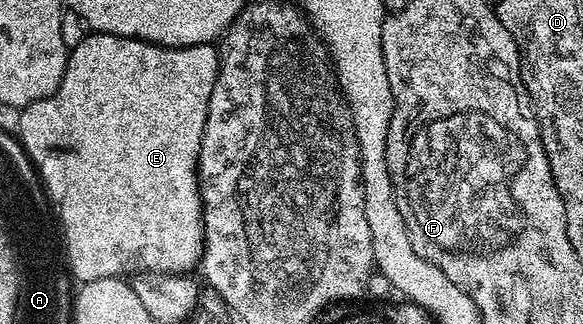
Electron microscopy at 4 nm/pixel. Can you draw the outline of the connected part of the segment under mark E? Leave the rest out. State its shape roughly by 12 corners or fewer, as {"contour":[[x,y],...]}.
{"contour":[[91,32],[17,139],[88,284],[187,274],[215,44]]}

